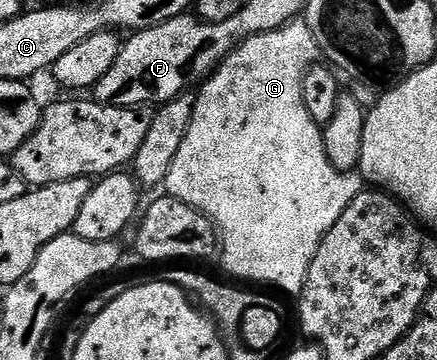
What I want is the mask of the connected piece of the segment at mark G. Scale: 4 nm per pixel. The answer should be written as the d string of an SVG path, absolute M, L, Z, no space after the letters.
M304 19L289 21L283 27L275 31L260 33L254 37L249 37L241 42L212 73L207 80L196 90L193 103L193 114L191 115L191 127L187 127L187 136L183 138L183 143L179 143L179 152L175 154L175 160L171 162L171 171L167 171L167 179L163 186L164 192L170 197L179 199L191 207L195 207L201 213L208 215L219 234L219 258L225 264L225 269L233 277L242 277L245 281L265 281L266 286L276 287L282 294L300 294L301 288L305 285L307 271L315 259L315 251L319 243L335 227L339 215L347 211L350 198L329 197L333 193L333 188L337 185L337 170L327 159L325 148L323 147L322 126L311 119L307 107L303 103L303 79L305 72L318 64L319 50L315 43L315 35L311 35L311 27L307 27Z

